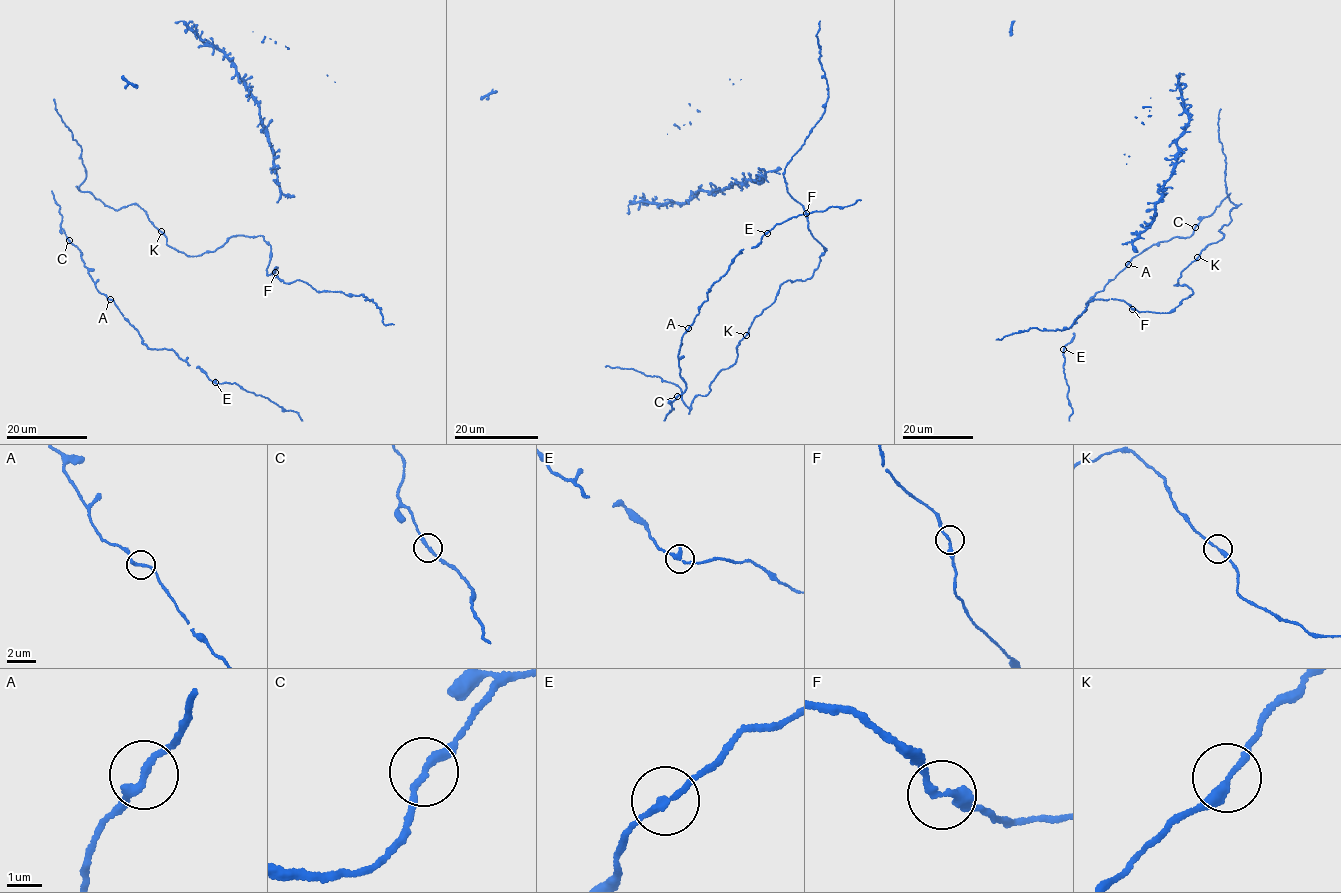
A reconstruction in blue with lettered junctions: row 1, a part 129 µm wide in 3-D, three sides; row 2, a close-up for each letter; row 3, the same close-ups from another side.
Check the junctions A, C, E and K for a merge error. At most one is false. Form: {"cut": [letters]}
{"cut": []}

